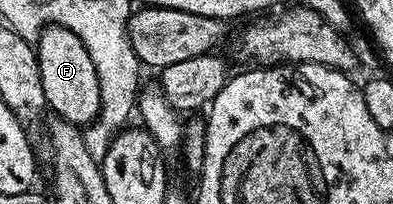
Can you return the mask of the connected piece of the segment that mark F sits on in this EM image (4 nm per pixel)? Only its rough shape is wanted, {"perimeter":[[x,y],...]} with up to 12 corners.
{"perimeter":[[48,26],[36,49],[47,107],[73,126],[100,112],[80,36]]}

